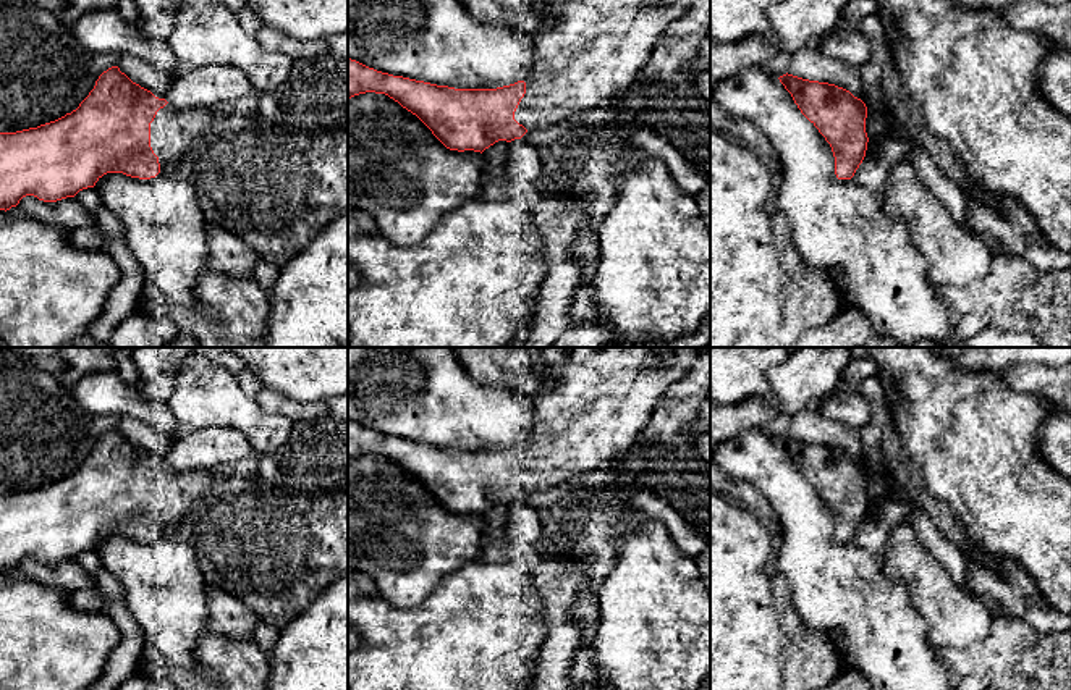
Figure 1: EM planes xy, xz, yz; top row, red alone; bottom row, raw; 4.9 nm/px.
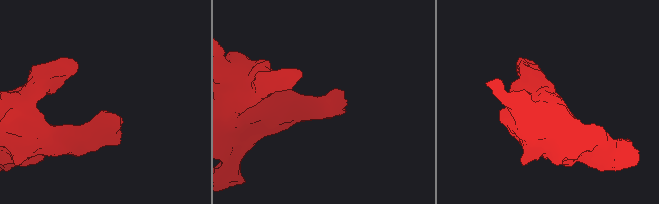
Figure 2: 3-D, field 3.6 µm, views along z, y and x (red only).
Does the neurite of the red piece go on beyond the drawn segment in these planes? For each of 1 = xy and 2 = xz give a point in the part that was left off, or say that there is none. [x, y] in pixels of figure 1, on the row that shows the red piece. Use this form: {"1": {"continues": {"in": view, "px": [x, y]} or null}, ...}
{"1": {"continues": {"in": "xy", "px": [172, 131]}}, "2": {"continues": {"in": "xz", "px": [589, 50]}}}

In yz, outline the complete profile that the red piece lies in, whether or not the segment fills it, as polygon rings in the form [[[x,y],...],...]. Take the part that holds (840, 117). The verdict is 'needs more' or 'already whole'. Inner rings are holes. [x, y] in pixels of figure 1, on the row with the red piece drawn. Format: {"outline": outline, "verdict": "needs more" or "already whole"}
{"outline": [[[793,74],[778,78],[801,113],[830,144],[838,179],[851,179],[867,150],[866,103],[849,90]]], "verdict": "already whole"}

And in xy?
{"outline": [[[112,66],[71,113],[37,128],[0,133],[0,210],[16,207],[26,196],[44,202],[74,197],[107,173],[139,179],[159,173],[173,176],[183,152],[212,121],[222,118],[209,108],[178,110]]], "verdict": "needs more"}

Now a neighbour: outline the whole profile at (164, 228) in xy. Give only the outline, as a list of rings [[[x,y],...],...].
[[[107,173],[94,186],[105,205],[123,225],[128,249],[142,270],[144,292],[152,301],[191,307],[196,302],[196,284],[209,268],[205,218],[196,192],[188,183],[159,173],[150,179]]]

